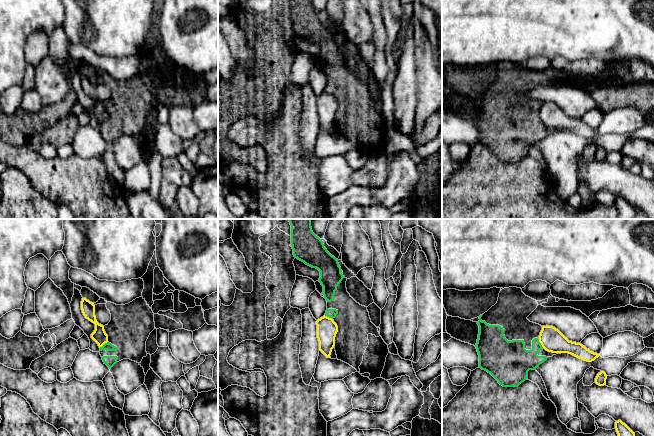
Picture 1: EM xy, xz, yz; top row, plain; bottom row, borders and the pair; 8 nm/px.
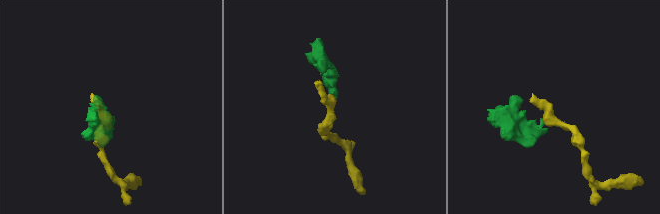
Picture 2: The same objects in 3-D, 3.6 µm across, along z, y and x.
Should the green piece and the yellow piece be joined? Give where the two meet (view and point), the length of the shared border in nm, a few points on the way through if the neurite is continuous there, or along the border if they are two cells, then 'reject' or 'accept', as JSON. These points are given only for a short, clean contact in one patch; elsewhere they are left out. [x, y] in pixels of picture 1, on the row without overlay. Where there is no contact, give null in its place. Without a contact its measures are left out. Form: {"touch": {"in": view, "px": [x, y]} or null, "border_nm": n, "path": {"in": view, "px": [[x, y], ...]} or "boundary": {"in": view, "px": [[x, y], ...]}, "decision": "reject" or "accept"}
{"touch": {"in": "yz", "px": [540, 119]}, "border_nm": 80, "boundary": {"in": "yz", "px": [[538, 115], [543, 123]]}, "decision": "reject"}

